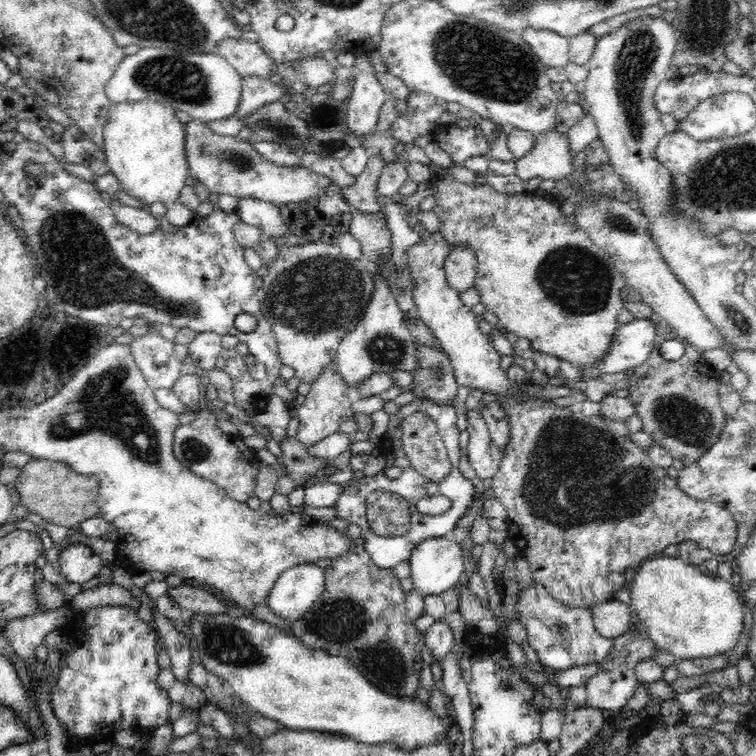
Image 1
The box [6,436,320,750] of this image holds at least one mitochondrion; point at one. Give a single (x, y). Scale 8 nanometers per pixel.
(227, 642)

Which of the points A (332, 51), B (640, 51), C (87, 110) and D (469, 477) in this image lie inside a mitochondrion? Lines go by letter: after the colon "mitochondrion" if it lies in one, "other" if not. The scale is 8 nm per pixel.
A: other
B: mitochondrion
C: other
D: other

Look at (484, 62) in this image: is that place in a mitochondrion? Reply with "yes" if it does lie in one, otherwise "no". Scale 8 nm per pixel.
yes

